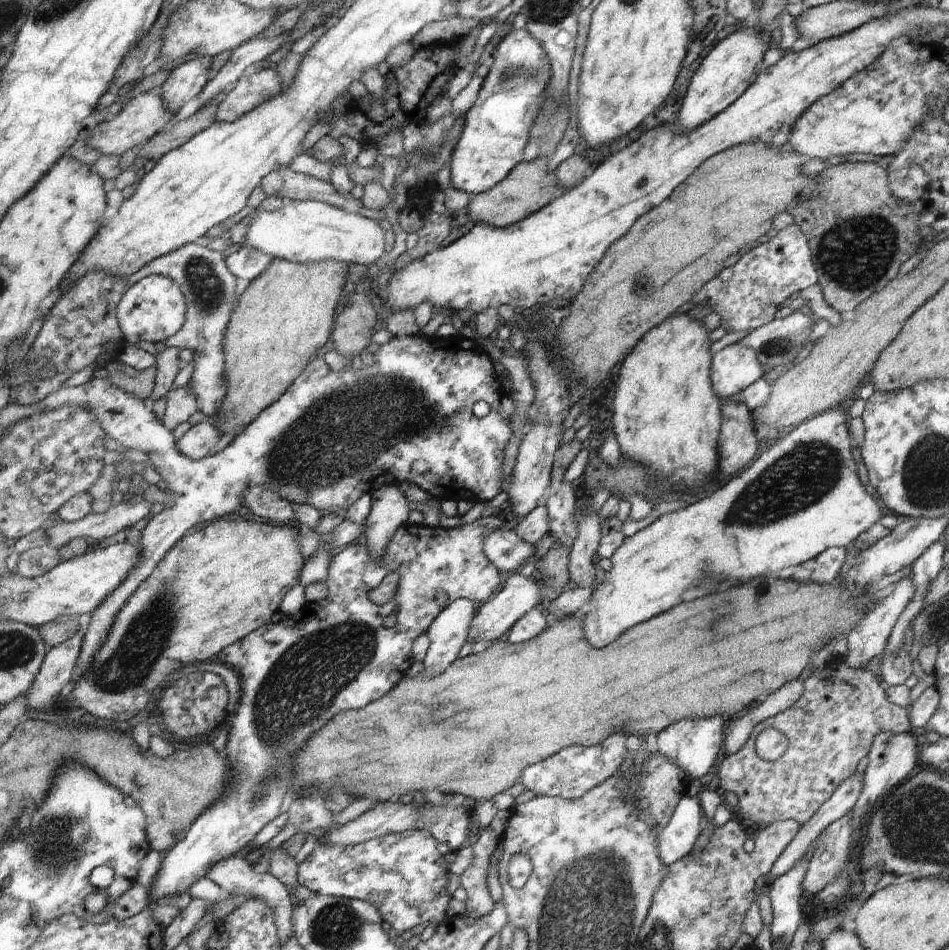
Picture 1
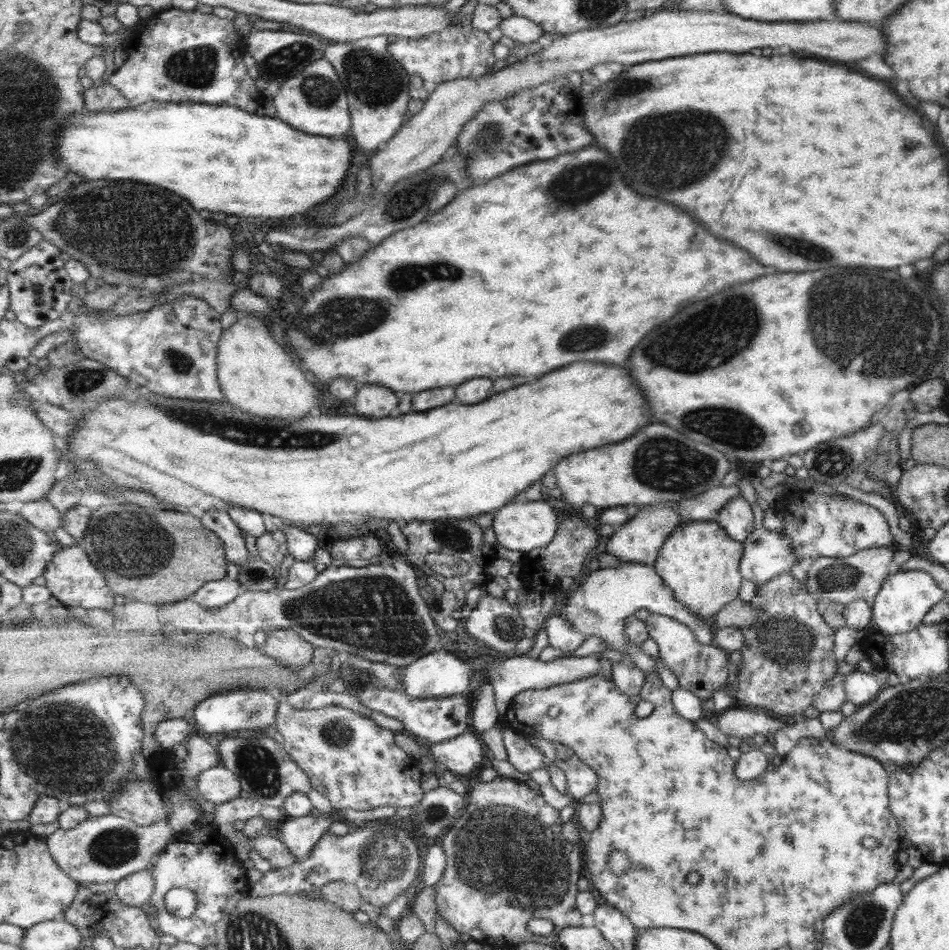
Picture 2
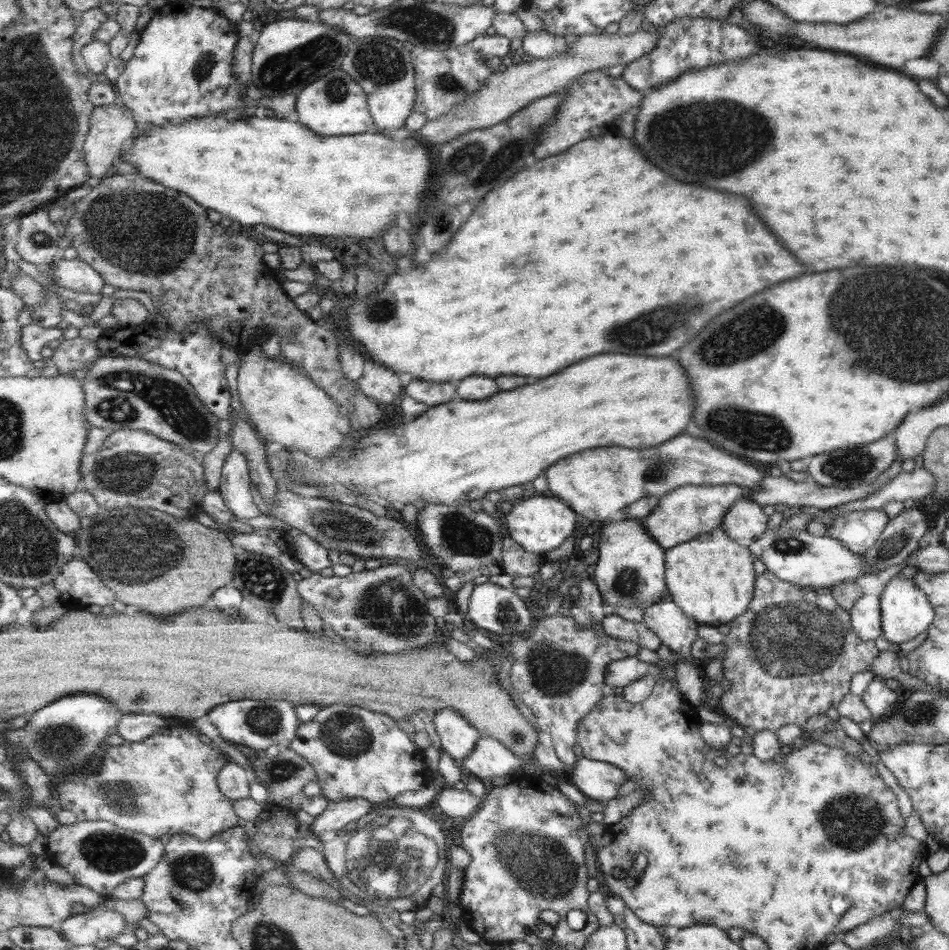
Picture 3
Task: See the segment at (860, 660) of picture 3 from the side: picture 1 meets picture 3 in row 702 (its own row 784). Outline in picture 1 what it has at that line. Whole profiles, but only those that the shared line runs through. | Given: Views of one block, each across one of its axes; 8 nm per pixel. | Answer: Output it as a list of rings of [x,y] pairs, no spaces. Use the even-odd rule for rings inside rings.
[[[833,657],[824,667],[808,669],[802,682],[803,692],[793,706],[756,724],[739,750],[727,756],[723,755],[715,777],[720,788],[736,796],[736,806],[742,820],[751,825],[753,830],[756,830],[758,824],[761,826],[787,819],[794,820],[801,826],[831,796],[838,784],[855,772],[857,762],[868,753],[871,741],[877,733],[909,732],[911,726],[907,709],[887,702],[884,690],[877,683],[871,671],[850,669],[844,659]],[[767,727],[777,729],[788,740],[783,754],[773,762],[761,760],[753,744],[759,732]]]

